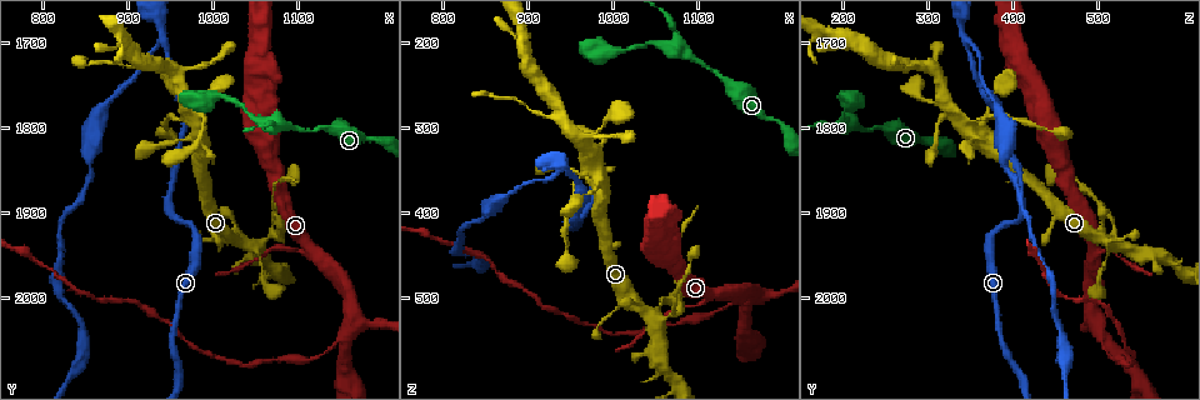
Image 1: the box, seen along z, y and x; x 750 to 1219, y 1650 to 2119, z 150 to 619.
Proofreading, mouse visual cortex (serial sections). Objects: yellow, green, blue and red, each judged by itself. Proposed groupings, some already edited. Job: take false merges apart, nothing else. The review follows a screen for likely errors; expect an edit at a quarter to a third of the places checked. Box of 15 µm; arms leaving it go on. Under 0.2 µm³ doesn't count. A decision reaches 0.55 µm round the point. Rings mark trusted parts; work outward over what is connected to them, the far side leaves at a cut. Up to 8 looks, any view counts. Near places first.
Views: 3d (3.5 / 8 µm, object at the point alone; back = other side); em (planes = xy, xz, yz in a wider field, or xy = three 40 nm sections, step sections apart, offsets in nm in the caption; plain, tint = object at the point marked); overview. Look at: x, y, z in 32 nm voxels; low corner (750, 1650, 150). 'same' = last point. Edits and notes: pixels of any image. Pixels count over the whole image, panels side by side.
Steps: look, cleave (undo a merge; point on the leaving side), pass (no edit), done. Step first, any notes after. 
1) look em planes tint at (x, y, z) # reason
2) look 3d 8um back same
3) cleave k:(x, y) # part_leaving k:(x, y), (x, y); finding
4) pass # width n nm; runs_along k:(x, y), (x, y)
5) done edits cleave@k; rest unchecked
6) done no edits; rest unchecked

look 3d 3.5um at (1060, 1930, 525) # three arms meet

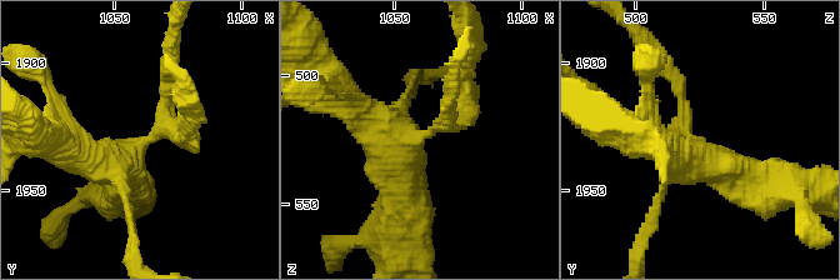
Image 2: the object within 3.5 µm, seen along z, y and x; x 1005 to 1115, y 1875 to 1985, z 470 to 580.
look em xy step 5 tint at (1059, 1934, 525) # need the tissue

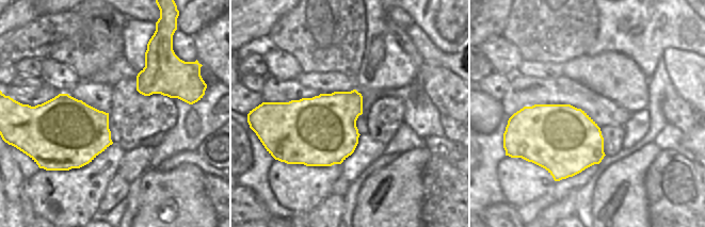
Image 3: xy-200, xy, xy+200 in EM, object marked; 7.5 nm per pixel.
cleave 2:(458, 104) # part_leaving 2:(430, 131), (445, 125), (454, 78); a second cell is stuck on

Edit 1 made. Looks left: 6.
look overview # see it whole again

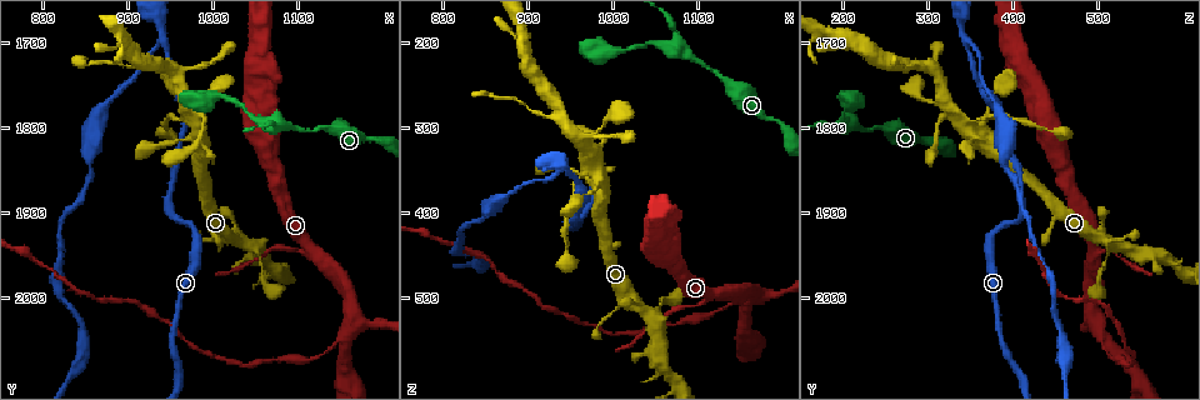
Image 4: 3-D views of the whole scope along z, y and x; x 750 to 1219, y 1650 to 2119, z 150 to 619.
look 3d 8um at (1125, 2065, 510) # thin neck

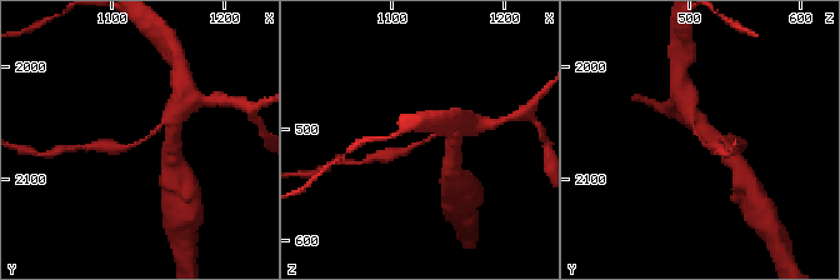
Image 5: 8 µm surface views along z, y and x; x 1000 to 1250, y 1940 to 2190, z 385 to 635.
look em xy step 3 tint at (1130, 2064, 514) # shape alone is not enough

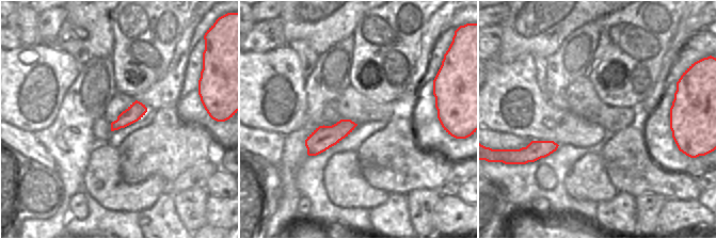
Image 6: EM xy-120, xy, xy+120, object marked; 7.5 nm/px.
cleave 5:(403, 151) # part_leaving 5:(424, 141), (401, 153), (375, 156); a second cell is stuck on

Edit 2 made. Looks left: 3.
look overview # redraw

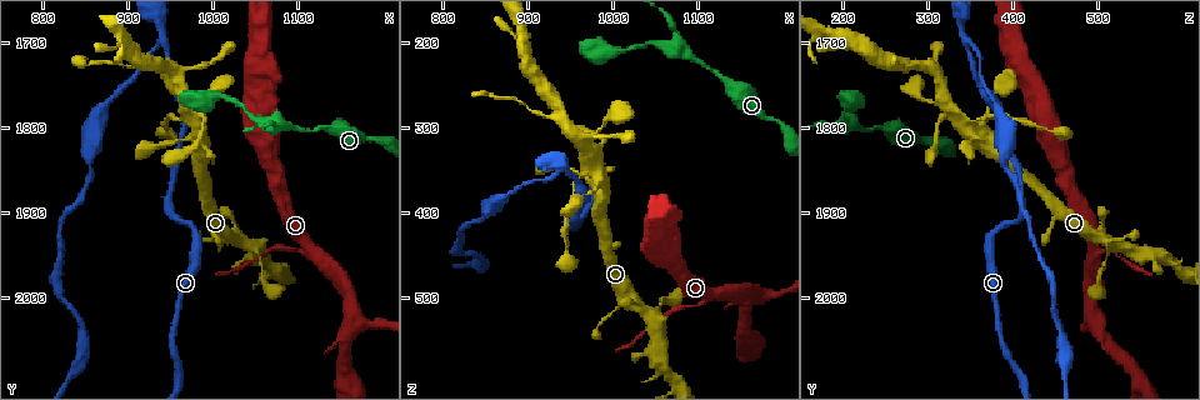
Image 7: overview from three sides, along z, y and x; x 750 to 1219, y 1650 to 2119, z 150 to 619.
look em xy step 5 tint at (985, 1800, 355) # small branch off a trunk

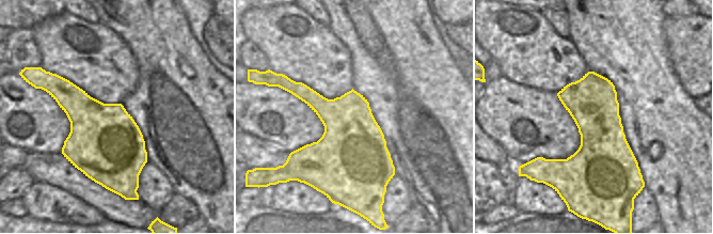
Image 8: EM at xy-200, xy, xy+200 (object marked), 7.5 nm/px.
look 3d 3.5um same # wider look

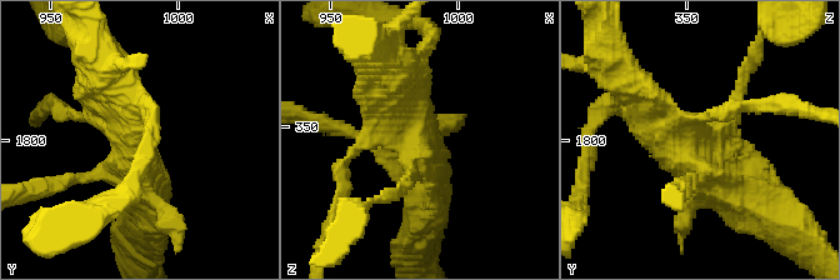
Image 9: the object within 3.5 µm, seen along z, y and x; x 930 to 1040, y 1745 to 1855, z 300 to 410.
pass # runs_along 9:(759, 203), (714, 184), (638, 99); one cell here

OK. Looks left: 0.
done edits cleave@2, cleave@5; rest unchecked

